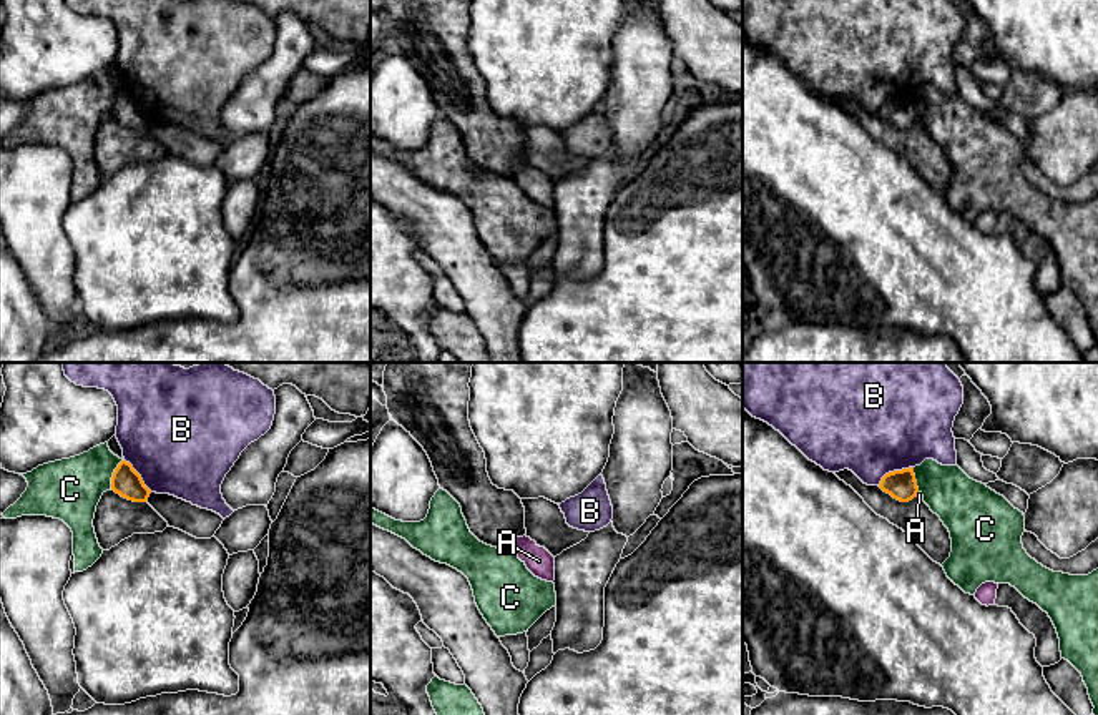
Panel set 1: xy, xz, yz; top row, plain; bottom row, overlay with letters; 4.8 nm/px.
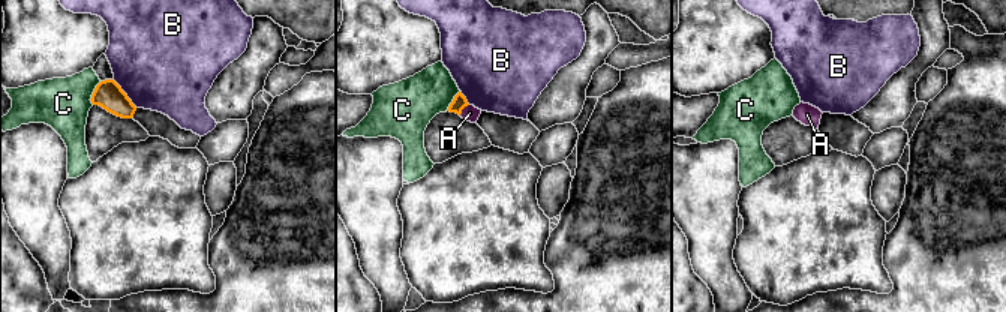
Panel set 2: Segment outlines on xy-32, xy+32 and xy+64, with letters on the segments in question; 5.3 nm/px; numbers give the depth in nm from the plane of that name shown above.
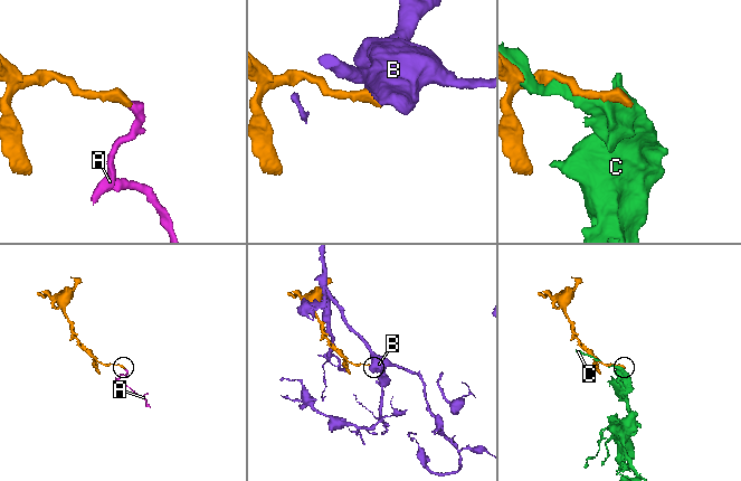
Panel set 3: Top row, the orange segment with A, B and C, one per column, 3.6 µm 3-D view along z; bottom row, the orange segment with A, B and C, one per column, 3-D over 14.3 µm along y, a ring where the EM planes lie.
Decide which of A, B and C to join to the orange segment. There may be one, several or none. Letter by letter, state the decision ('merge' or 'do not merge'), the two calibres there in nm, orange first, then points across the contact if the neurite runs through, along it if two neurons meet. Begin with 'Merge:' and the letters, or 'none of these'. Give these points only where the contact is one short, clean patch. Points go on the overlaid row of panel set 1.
Merge: A
A: merge; calibres 140 and 30 nm; way yz (901, 484), (916, 494), (919, 494)
B: do not merge; calibres 140 and 500 nm
C: do not merge; calibres 140 and 300 nm

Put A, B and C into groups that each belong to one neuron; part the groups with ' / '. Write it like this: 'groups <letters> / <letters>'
groups A / B / C

